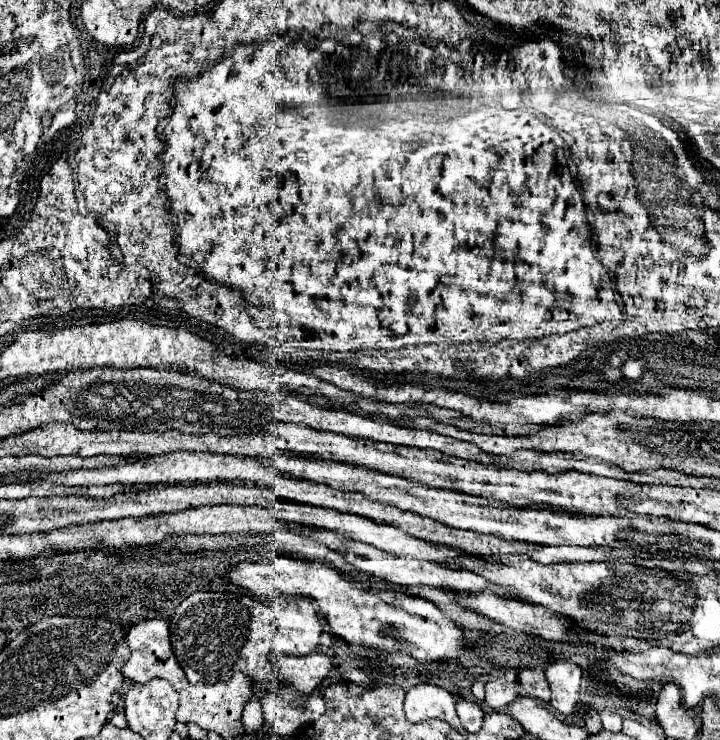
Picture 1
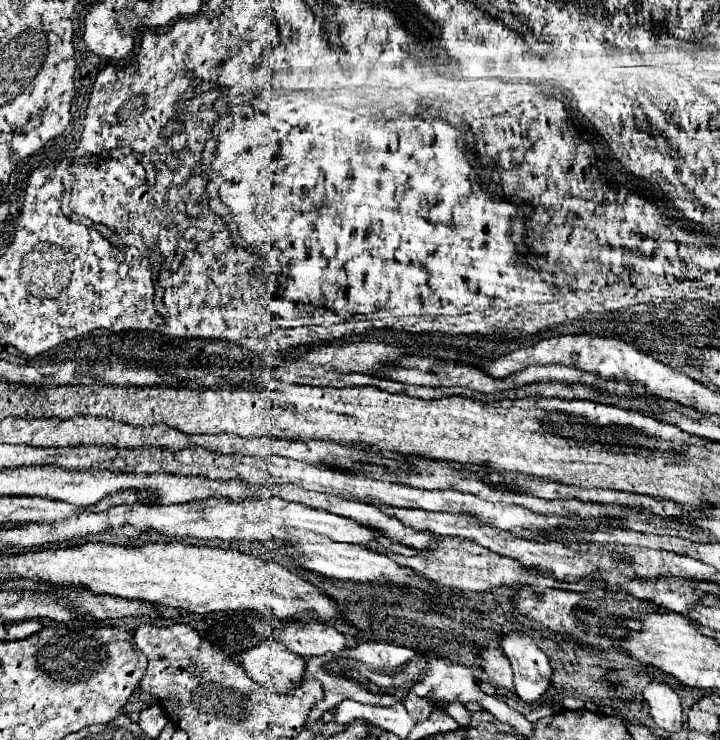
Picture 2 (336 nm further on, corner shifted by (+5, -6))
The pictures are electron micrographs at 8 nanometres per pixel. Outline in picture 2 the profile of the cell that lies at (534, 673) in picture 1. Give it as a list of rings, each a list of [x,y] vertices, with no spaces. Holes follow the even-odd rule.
[[[487,646],[481,652],[481,668],[487,672],[489,682],[499,690],[513,690],[513,672],[511,664],[497,646]]]

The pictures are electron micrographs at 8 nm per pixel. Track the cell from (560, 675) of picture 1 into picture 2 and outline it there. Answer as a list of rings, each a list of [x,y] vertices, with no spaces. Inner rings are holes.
[[[507,632],[501,638],[501,650],[511,662],[515,694],[531,704],[551,686],[551,666],[535,640],[523,632]]]

